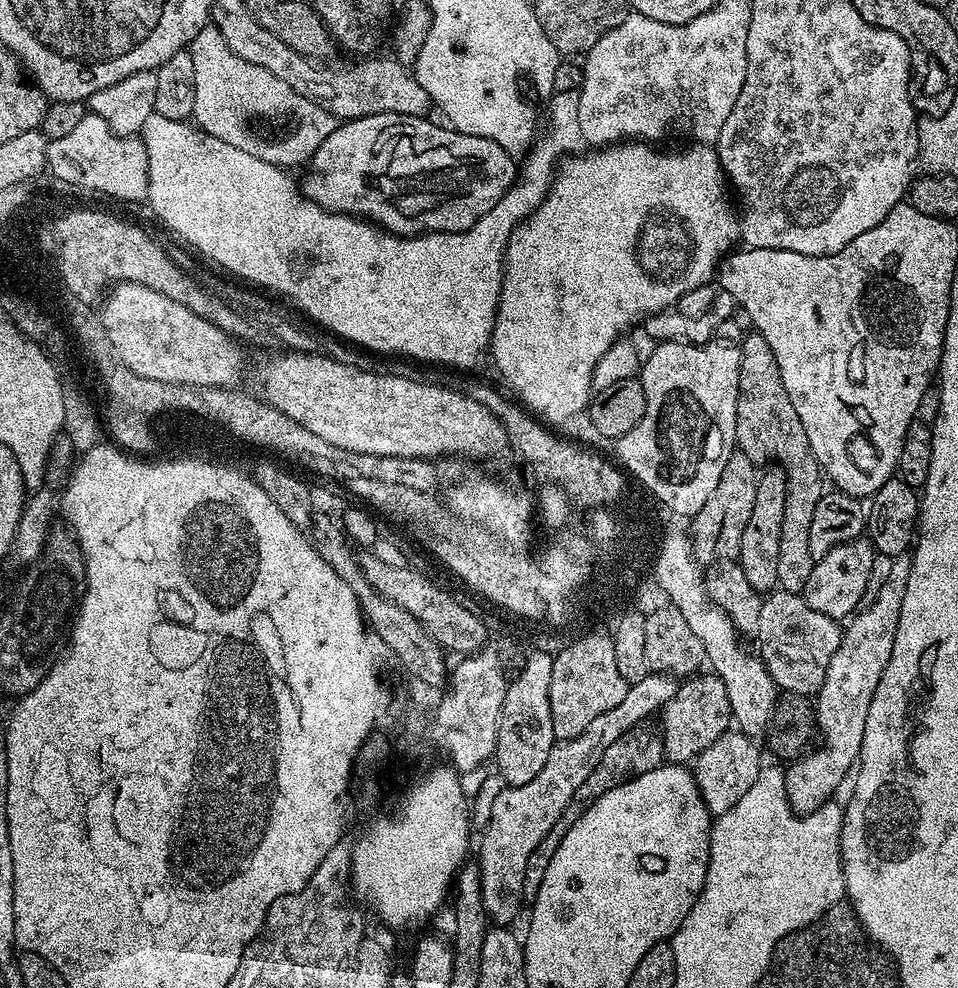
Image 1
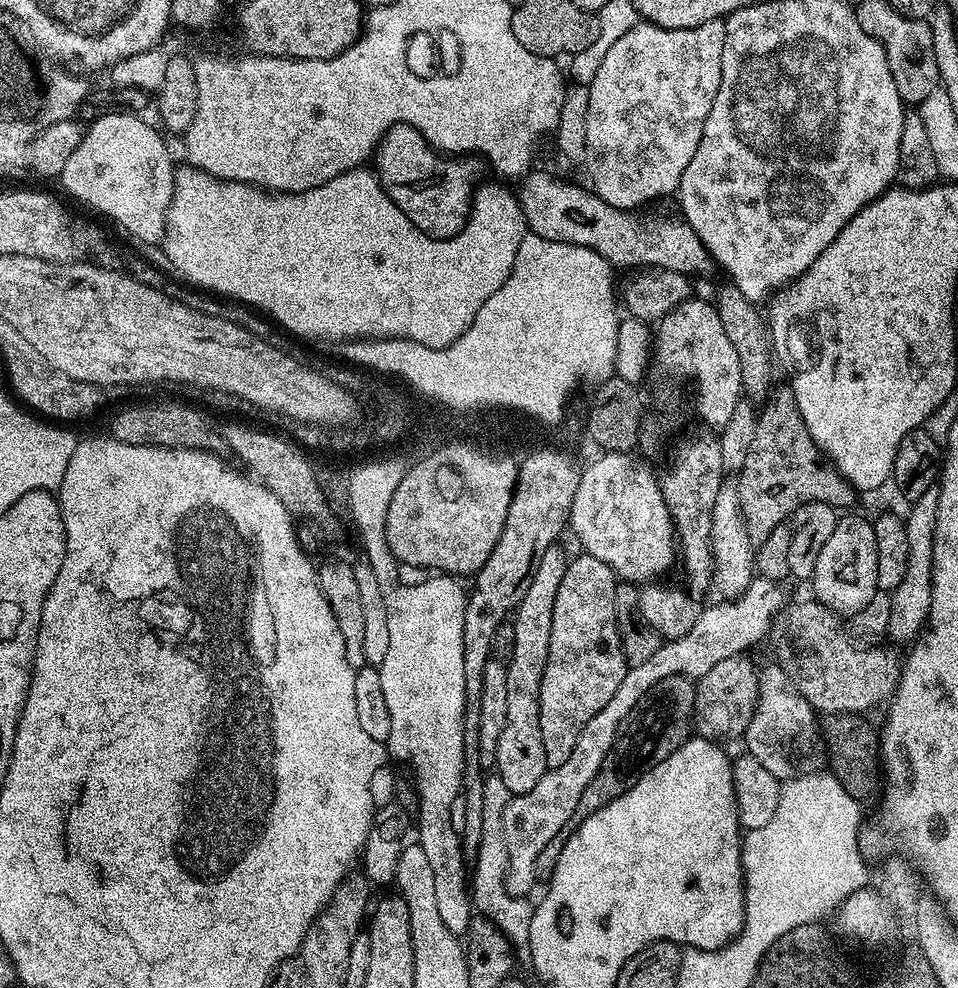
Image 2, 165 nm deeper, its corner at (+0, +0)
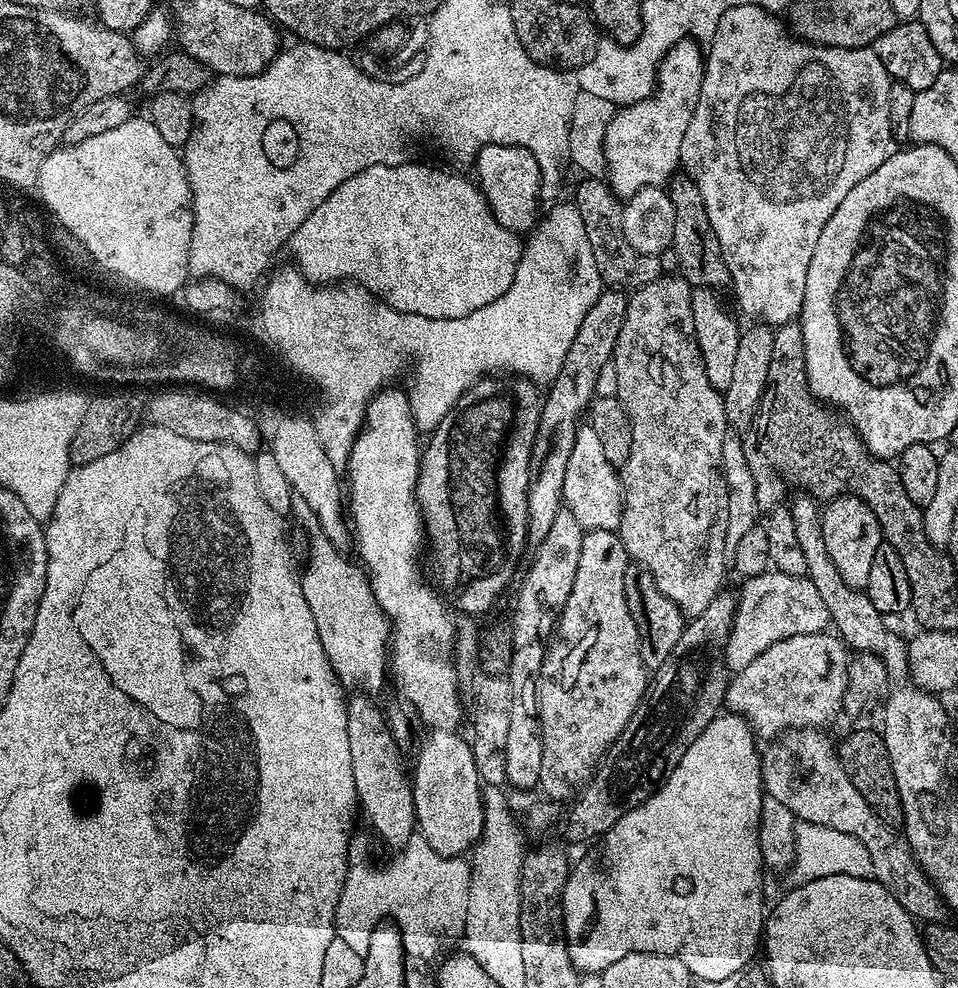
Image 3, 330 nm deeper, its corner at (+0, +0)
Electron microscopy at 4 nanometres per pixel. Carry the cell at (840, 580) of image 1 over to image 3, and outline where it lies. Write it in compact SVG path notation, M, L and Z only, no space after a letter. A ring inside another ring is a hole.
M839 496L827 501L820 513L822 538L826 542L826 551L838 574L842 574L842 582L846 586L867 589L870 582L870 566L874 562L874 554L878 554L878 546L882 543L880 523L874 518L874 510L860 496Z

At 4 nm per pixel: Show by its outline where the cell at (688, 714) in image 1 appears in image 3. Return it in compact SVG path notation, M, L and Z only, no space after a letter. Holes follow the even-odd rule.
M828 630L774 642L774 646L758 654L746 670L729 679L724 695L727 711L744 719L764 742L793 728L823 729L823 724L841 715L847 695L849 659L850 652L844 641Z

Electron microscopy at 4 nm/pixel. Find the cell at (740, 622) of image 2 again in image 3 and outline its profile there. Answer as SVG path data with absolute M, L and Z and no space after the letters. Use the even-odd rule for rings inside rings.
M775 570L764 572L761 576L750 576L743 581L744 584L736 596L736 613L732 619L732 629L728 641L724 643L724 660L728 663L729 673L735 674L746 670L758 654L770 650L774 642L782 642L784 638L794 638L798 634L814 634L825 631L829 627L830 617L826 606L822 602L818 590L814 590L814 582L810 582L807 575L791 576Z

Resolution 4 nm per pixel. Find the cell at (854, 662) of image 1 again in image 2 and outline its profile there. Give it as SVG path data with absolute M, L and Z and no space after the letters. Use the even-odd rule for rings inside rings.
M939 487L926 490L922 498L911 501L909 512L906 512L904 525L906 539L910 545L910 562L906 565L906 578L902 578L902 586L891 592L892 613L887 635L896 644L911 645L924 631L930 614L932 601L932 571L934 570L934 526L938 518Z

